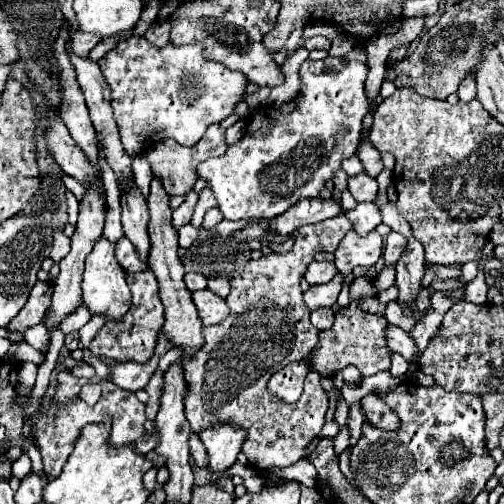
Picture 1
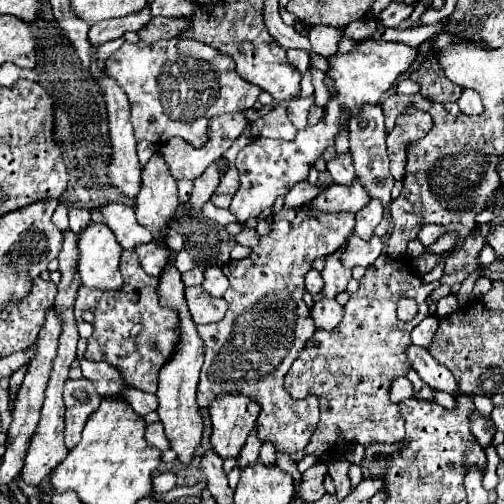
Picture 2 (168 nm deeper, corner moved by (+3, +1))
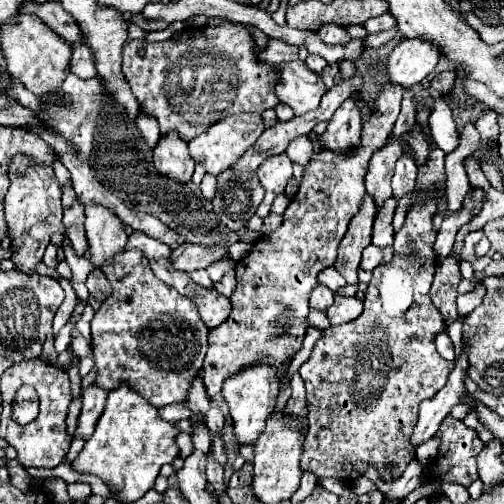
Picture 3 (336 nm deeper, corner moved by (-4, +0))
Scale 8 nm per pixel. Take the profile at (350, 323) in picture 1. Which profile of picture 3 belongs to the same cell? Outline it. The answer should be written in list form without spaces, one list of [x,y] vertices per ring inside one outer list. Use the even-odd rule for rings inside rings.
[[[433,200],[412,207],[402,228],[394,234],[392,260],[372,272],[362,314],[344,326],[326,328],[326,334],[314,344],[310,358],[300,366],[298,372],[306,384],[310,420],[300,458],[302,470],[352,482],[364,474],[368,464],[374,464],[384,480],[392,480],[384,472],[384,464],[392,464],[396,468],[394,478],[400,478],[414,458],[414,448],[436,434],[440,422],[458,404],[460,394],[466,392],[462,376],[468,370],[468,358],[464,350],[454,366],[434,346],[434,336],[446,330],[440,312],[428,298],[436,266],[432,250],[436,238],[432,228],[434,214]]]

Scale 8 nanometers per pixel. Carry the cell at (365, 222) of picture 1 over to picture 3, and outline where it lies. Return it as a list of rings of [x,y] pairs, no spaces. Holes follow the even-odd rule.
[[[388,198],[384,202],[384,206],[378,210],[378,214],[374,218],[374,230],[372,230],[372,244],[374,246],[388,246],[388,244],[392,244],[392,236],[394,236],[392,216],[394,216],[396,204],[398,204],[396,198]]]

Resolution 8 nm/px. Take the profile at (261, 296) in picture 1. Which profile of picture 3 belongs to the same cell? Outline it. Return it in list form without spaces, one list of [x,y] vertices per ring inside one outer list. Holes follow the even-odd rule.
[[[390,84],[382,90],[382,94],[376,100],[376,110],[372,112],[372,120],[366,120],[362,126],[362,144],[356,152],[348,154],[334,154],[332,150],[322,150],[320,154],[312,156],[310,164],[304,168],[304,178],[300,184],[298,194],[292,198],[290,206],[282,214],[284,222],[278,230],[260,236],[258,242],[252,244],[252,250],[246,258],[242,258],[236,264],[236,280],[238,286],[232,292],[232,314],[226,322],[212,328],[208,332],[208,352],[202,366],[202,380],[208,388],[208,396],[216,396],[222,390],[222,384],[226,378],[254,366],[262,360],[262,364],[268,364],[276,372],[286,368],[288,360],[302,348],[302,340],[308,330],[308,298],[312,288],[318,284],[318,272],[332,266],[336,262],[338,244],[344,238],[348,224],[352,216],[360,210],[360,202],[366,194],[364,190],[364,172],[368,168],[368,162],[376,150],[380,150],[390,136],[390,130],[396,122],[396,116],[400,114],[400,100],[402,100],[404,88]]]

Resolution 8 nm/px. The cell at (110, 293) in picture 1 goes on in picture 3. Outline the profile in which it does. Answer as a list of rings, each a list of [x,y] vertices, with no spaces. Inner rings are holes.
[[[88,204],[86,208],[86,238],[90,244],[90,262],[96,268],[102,268],[106,262],[112,262],[116,254],[120,254],[126,246],[128,234],[124,232],[124,224],[112,216],[106,208],[98,204]]]

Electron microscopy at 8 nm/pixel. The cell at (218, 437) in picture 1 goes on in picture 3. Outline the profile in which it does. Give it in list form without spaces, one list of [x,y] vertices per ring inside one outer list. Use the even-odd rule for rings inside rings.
[[[256,364],[224,382],[222,396],[228,402],[230,416],[234,422],[234,438],[238,444],[254,444],[264,430],[268,416],[274,412],[276,396],[278,396],[278,374],[266,364]]]

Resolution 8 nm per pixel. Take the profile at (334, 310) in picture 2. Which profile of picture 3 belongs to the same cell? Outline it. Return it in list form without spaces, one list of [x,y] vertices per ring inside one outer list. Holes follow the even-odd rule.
[[[334,296],[334,304],[326,310],[326,316],[332,326],[340,326],[358,318],[360,312],[362,312],[362,302],[358,298]]]

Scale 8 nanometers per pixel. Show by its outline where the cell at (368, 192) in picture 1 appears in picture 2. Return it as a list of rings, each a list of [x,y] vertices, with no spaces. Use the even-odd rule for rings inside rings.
[[[349,153],[345,155],[337,155],[335,159],[327,161],[327,171],[331,173],[331,177],[335,179],[335,183],[351,183],[353,177],[355,177],[355,171],[353,171],[353,163],[349,159]]]

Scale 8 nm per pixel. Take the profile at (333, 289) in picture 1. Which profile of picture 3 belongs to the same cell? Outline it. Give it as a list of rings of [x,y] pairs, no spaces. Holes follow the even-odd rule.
[[[364,196],[360,204],[360,212],[352,218],[352,224],[348,226],[348,236],[340,242],[340,252],[334,268],[346,278],[348,284],[358,284],[358,264],[362,250],[370,244],[372,234],[372,222],[376,216],[376,204],[370,196]]]

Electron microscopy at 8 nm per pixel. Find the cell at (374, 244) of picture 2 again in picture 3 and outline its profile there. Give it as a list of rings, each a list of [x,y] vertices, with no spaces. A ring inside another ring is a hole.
[[[366,246],[364,252],[362,252],[362,262],[360,262],[360,268],[362,270],[374,270],[376,266],[380,264],[388,264],[388,260],[392,258],[394,250],[392,246],[384,246],[384,248],[378,248],[378,246]]]

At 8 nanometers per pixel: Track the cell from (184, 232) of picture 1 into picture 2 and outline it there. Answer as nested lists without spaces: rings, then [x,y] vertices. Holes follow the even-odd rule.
[[[169,229],[169,231],[165,231],[165,245],[173,251],[181,251],[183,249],[183,237],[175,229]]]

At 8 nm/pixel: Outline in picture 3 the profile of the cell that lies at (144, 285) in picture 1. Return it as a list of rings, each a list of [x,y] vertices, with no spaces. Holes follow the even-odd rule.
[[[126,250],[116,256],[116,264],[102,268],[112,284],[112,294],[100,304],[100,310],[92,320],[92,354],[98,368],[96,384],[112,390],[128,384],[156,408],[172,402],[184,402],[184,392],[188,392],[188,380],[200,372],[206,354],[208,328],[196,312],[196,304],[186,296],[180,296],[172,286],[158,280],[148,264],[148,258],[140,250]]]

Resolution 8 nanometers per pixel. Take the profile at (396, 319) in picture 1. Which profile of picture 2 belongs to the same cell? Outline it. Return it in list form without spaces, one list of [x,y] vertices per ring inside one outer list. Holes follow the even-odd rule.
[[[435,317],[423,319],[423,321],[415,327],[415,331],[411,333],[413,343],[419,345],[419,347],[429,349],[429,343],[433,341],[433,335],[435,335],[435,331],[437,331],[437,323],[439,323],[439,319],[435,319]]]

